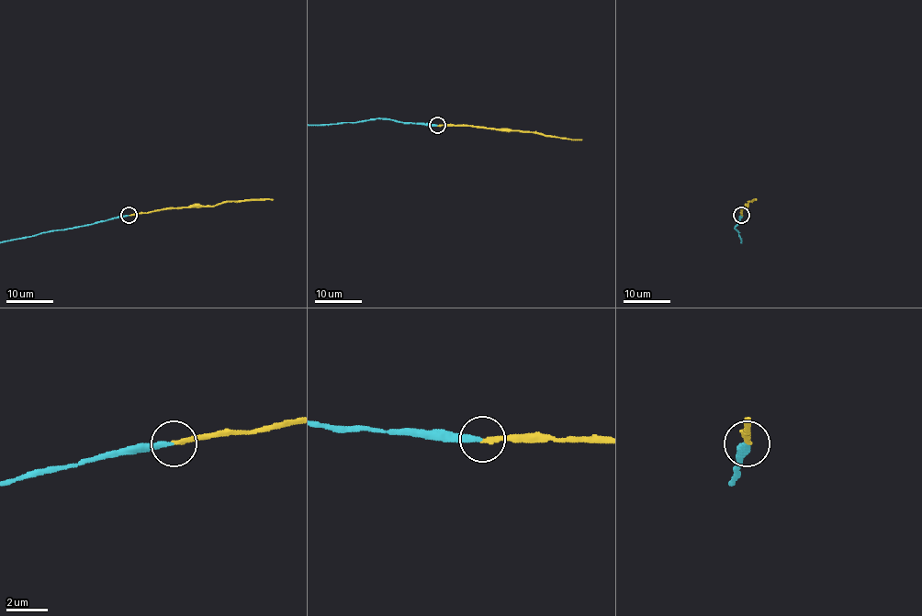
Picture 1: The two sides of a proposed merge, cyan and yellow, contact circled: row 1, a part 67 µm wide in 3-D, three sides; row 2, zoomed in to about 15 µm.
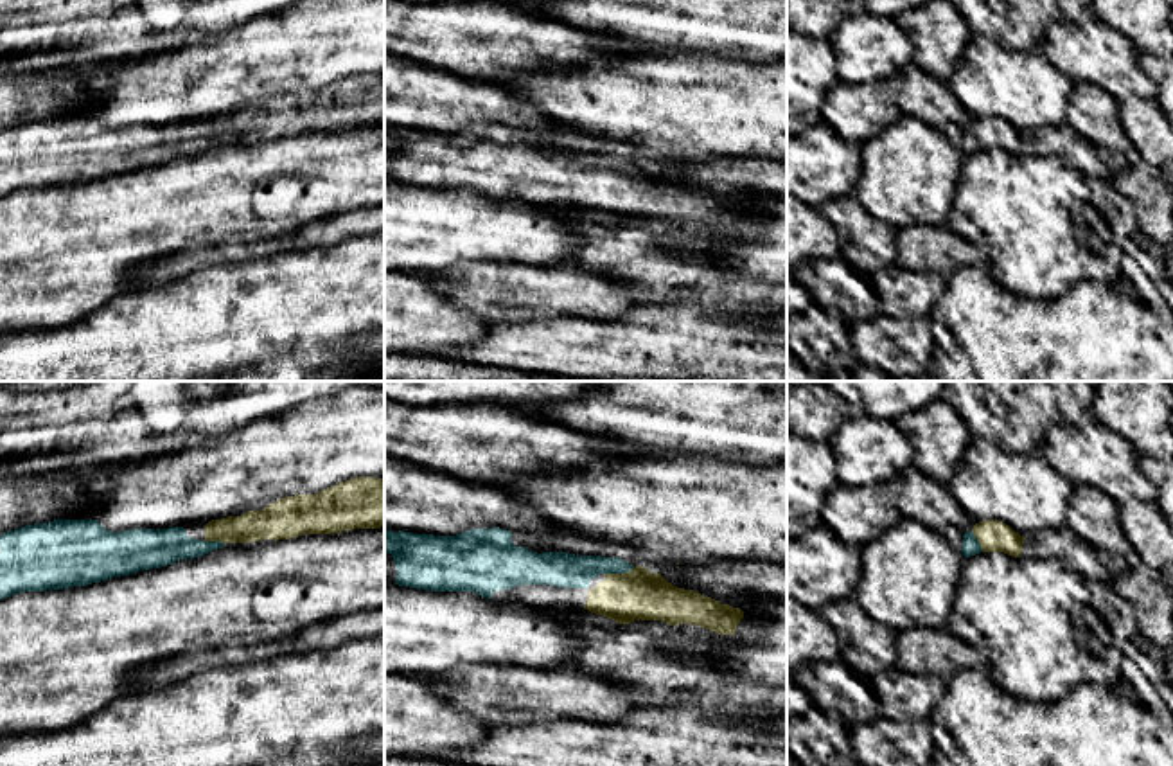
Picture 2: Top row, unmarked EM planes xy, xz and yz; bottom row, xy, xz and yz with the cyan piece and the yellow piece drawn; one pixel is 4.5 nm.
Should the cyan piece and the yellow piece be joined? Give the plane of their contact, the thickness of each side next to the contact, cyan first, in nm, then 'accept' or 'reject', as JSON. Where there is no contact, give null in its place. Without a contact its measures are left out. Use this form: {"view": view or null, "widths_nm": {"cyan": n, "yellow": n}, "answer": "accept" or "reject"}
{"view": "xz", "widths_nm": {"cyan": 160, "yellow": 220}, "answer": "accept"}

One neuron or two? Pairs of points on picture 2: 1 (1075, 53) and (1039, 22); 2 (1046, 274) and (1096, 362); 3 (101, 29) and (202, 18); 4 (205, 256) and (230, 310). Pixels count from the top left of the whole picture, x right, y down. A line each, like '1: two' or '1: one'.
1: two
2: two
3: one
4: two

